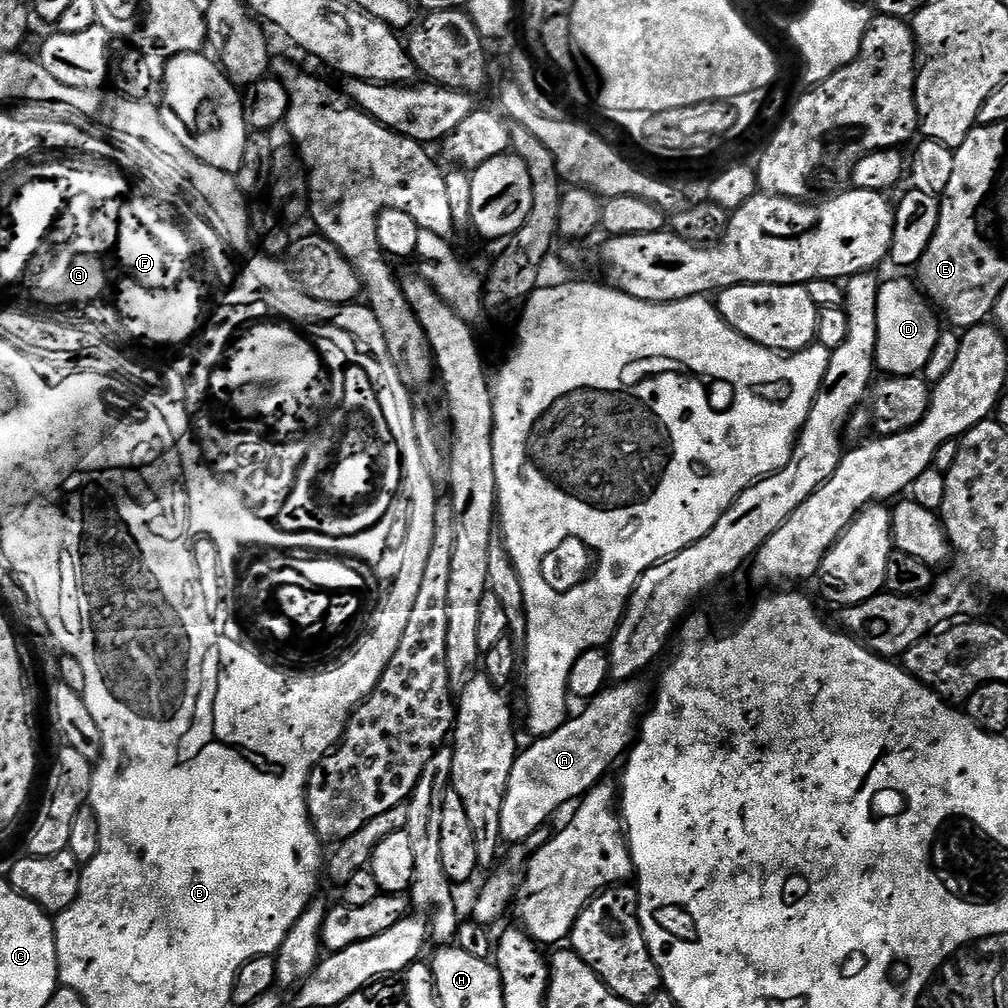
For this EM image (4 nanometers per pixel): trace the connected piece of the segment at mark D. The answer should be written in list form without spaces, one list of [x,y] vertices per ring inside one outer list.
[[[884,280],[878,294],[878,346],[876,347],[876,366],[881,373],[889,376],[915,376],[923,373],[926,362],[930,362],[930,350],[938,342],[942,325],[936,321],[933,305],[926,299],[923,291],[908,280]]]

